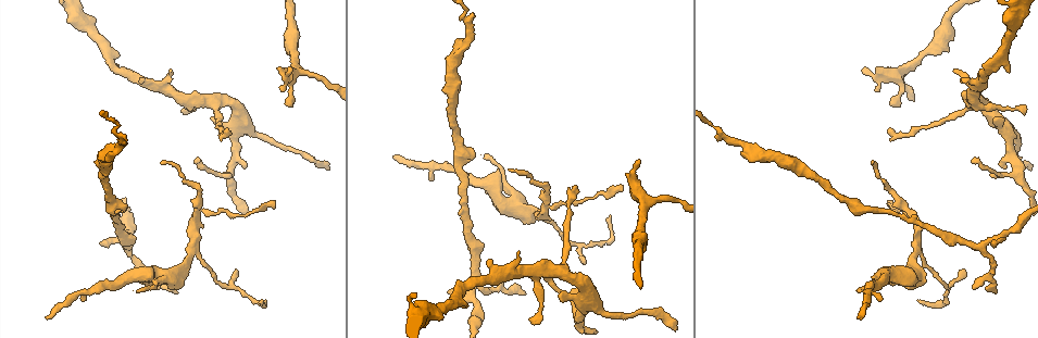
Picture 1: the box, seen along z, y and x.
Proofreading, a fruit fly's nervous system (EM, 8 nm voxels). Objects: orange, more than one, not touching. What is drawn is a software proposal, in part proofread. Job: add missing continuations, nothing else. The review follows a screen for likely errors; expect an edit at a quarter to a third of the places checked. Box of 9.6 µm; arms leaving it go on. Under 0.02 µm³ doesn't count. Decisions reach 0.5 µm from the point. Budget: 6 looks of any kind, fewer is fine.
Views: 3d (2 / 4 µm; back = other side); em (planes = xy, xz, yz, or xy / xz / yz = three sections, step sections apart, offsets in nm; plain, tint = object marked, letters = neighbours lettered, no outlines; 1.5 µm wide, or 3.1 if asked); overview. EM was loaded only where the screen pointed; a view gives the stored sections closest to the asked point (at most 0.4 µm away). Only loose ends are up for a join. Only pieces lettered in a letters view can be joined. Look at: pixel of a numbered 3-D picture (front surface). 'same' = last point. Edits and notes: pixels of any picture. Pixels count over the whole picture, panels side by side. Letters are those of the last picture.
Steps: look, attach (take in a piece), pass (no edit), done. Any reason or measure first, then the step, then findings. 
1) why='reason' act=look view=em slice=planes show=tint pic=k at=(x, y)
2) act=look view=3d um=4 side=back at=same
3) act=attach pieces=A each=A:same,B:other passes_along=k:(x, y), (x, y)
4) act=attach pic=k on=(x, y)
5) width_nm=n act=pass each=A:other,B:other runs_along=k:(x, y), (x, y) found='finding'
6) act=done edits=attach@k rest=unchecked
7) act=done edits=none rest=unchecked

why='branch stops here' act=look view=3d um=4 pic=1 at=(100, 243)

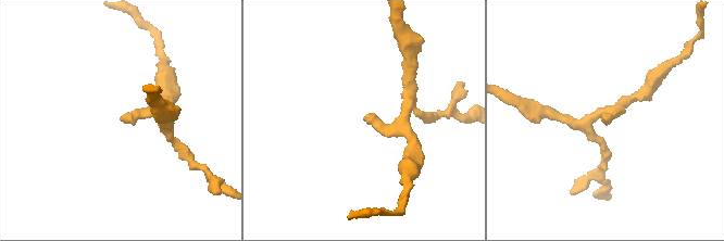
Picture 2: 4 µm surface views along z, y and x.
why='shape alone is not enough' act=look view=em slice=planes show=plain pic=2 at=(123, 120)

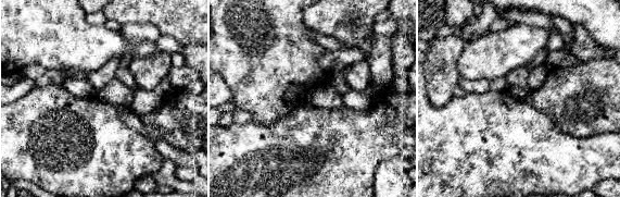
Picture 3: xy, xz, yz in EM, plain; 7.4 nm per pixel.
why='what lies round it' act=look view=em slice=planes show=letters at=same

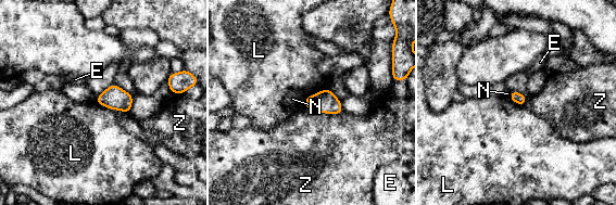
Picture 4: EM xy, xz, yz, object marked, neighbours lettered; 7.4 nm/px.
act=pass each=E:other,L:other,N:other,Z:other border=4:(329, 87), (310, 94), (303, 105) found='no lettered piece goes on from it'

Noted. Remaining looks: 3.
why='tapers out' act=look view=em slice=planes show=plain pic=1 at=(47, 317)

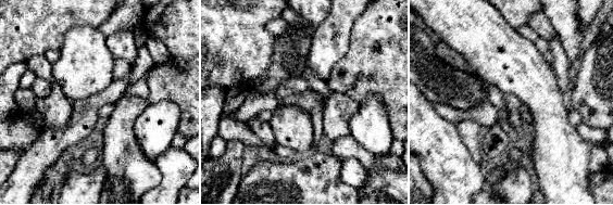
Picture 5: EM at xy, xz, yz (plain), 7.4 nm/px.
act=look view=em slice=planes show=letters at=same

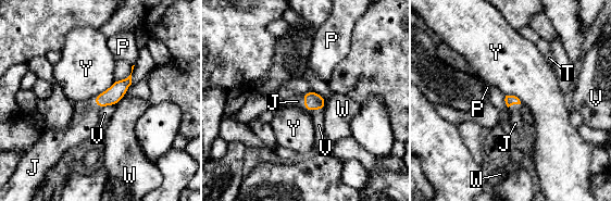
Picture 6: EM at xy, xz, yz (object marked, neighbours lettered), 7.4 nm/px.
longest_contact=Y:220nm act=attach pieces=J each=J:same,P:other,T:other,V:other,W:other,Y:other passes_along=6:(312, 100), (304, 102), (297, 101) found='the cell continues'

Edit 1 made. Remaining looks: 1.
act=done edits=attach@6 rest=unchecked

